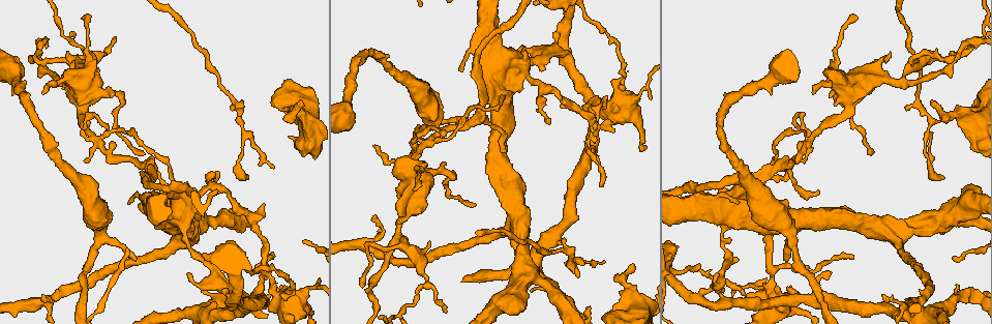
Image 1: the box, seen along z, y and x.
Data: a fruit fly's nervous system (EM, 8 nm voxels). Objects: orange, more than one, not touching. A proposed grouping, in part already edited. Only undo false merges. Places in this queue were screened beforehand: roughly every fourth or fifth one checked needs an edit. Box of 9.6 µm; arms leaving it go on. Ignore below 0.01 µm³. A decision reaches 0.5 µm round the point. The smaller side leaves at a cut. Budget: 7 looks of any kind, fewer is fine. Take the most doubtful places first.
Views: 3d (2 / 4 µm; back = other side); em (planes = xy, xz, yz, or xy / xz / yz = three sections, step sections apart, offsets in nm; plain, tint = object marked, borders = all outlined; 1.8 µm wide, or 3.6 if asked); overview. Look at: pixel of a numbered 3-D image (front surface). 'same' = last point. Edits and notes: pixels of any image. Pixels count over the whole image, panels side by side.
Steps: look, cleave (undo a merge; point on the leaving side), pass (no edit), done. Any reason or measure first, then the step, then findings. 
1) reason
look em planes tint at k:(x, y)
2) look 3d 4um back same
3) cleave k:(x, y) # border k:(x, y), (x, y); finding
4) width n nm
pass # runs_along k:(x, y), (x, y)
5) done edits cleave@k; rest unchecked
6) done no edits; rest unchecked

abrupt turn
look em yz step 4 tint at 1:(625, 277)

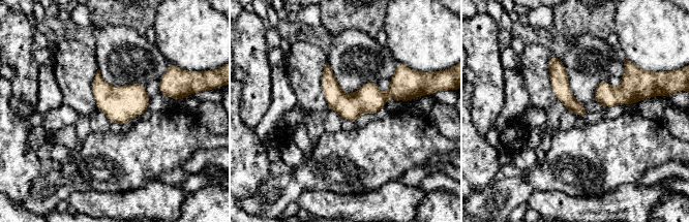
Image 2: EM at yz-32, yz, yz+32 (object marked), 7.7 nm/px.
look em xz step 8 tint same

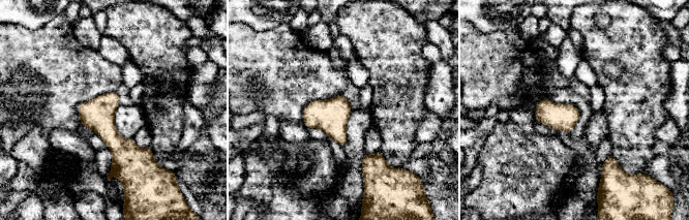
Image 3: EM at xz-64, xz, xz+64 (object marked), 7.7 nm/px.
pass # continuous, no second cell

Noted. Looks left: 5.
abrupt turn
look em planes tint at 1:(721, 292)

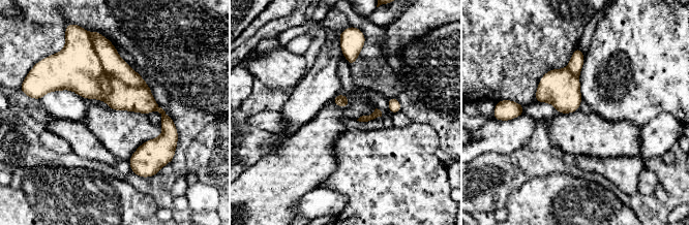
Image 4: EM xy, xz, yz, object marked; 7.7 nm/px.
cleave 4:(112, 63) # a second cell is stuck on

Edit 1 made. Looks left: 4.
sudden change in width
look em 3.6um planes tint at 1:(345, 109)

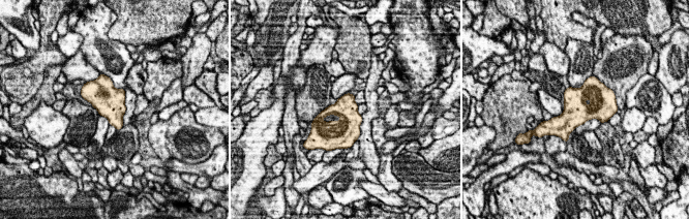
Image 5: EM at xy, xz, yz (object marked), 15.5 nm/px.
pass # all the same cell

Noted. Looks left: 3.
done edits cleave@4; rest unchecked

